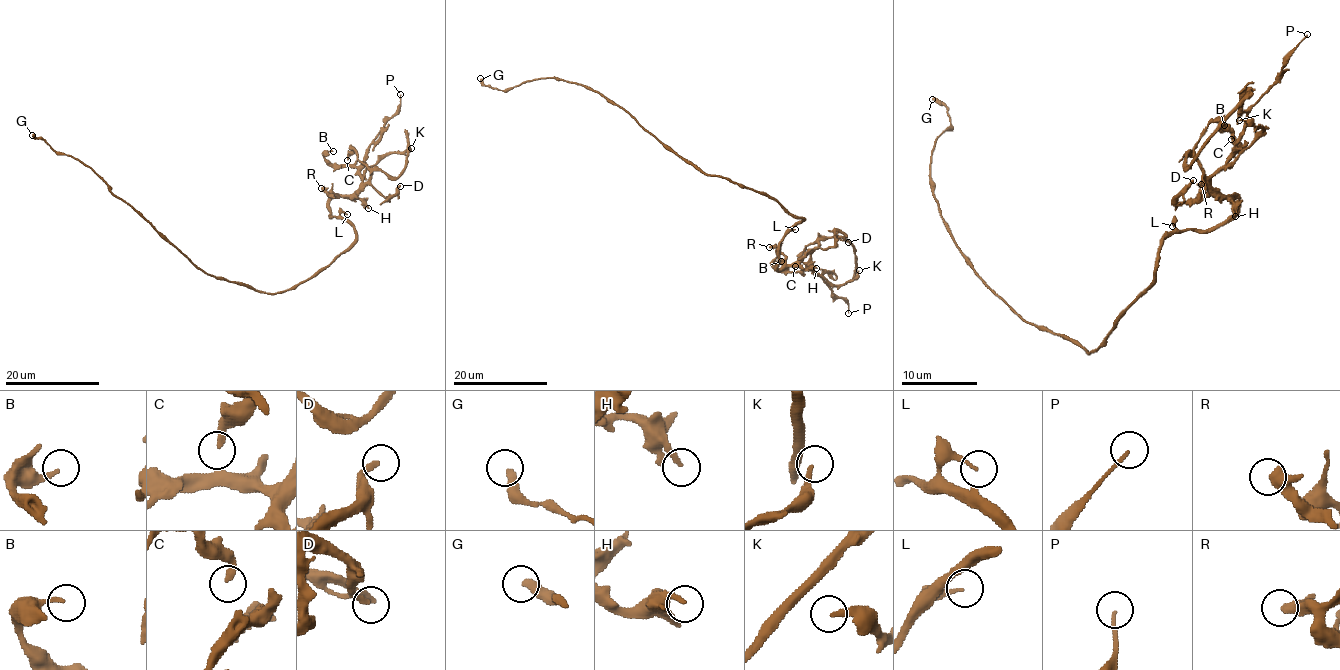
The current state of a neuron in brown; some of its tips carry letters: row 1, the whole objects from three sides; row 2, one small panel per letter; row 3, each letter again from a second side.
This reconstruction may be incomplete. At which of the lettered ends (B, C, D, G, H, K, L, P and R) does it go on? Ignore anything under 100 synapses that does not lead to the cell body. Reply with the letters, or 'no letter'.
no letter

